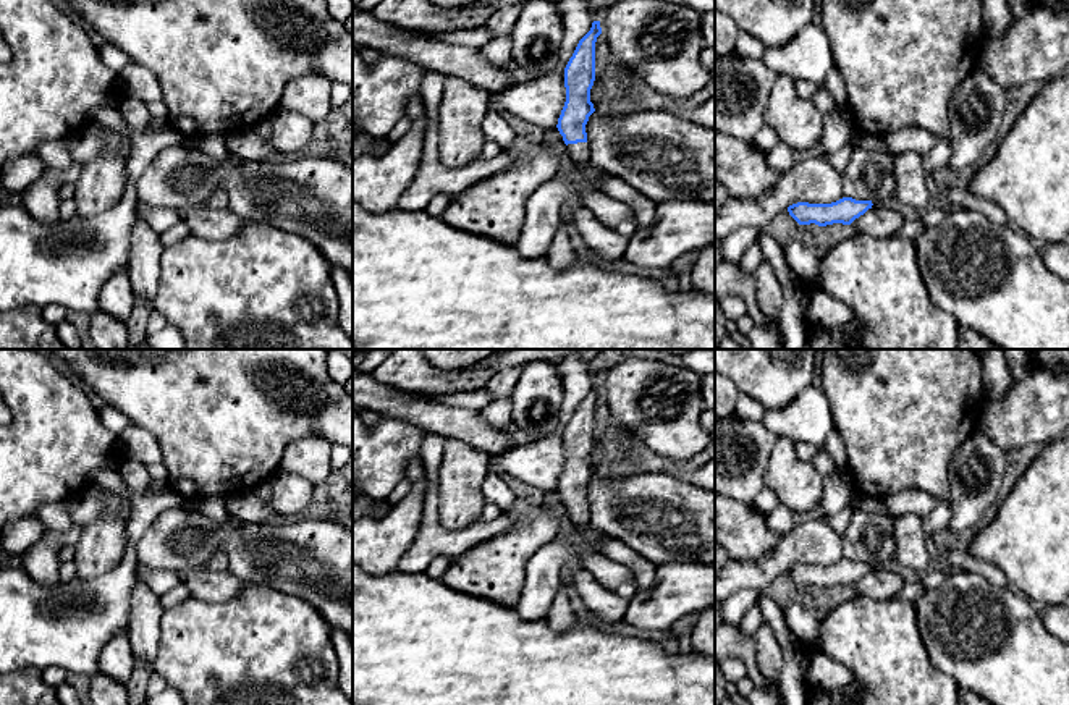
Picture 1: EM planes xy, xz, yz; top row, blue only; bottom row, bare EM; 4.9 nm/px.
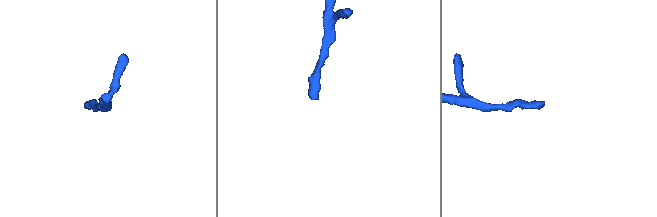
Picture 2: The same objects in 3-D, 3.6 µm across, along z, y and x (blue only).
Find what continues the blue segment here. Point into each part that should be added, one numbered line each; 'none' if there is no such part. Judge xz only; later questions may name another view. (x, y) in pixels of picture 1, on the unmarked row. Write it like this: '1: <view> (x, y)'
1: xz (579, 516)

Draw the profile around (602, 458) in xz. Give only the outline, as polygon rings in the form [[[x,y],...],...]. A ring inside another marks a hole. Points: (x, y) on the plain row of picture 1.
[[[594,443],[590,451],[590,464],[594,466],[595,472],[605,472],[608,469],[621,469],[616,461],[615,446],[606,448],[602,443]]]

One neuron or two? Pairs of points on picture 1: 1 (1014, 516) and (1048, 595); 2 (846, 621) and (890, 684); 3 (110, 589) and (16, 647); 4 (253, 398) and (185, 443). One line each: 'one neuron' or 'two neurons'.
1: one neuron
2: one neuron
3: one neuron
4: one neuron

